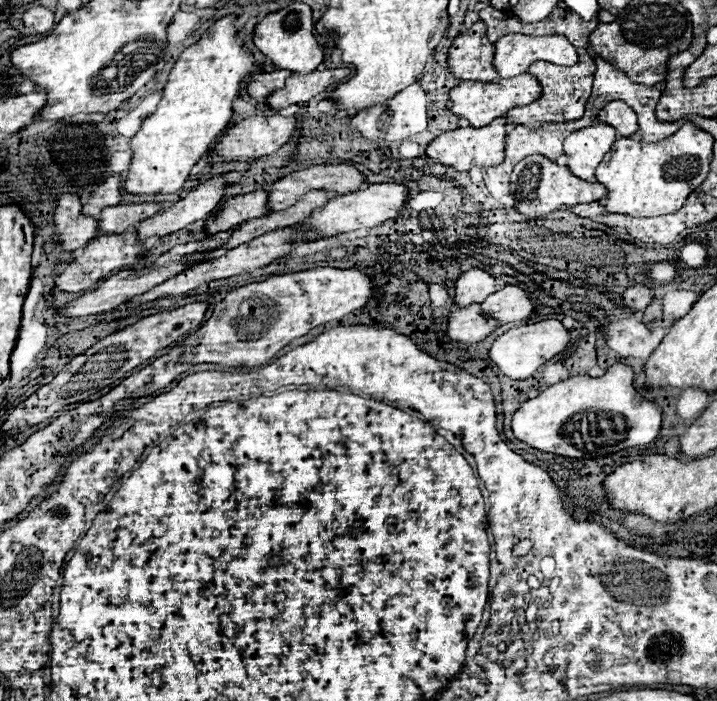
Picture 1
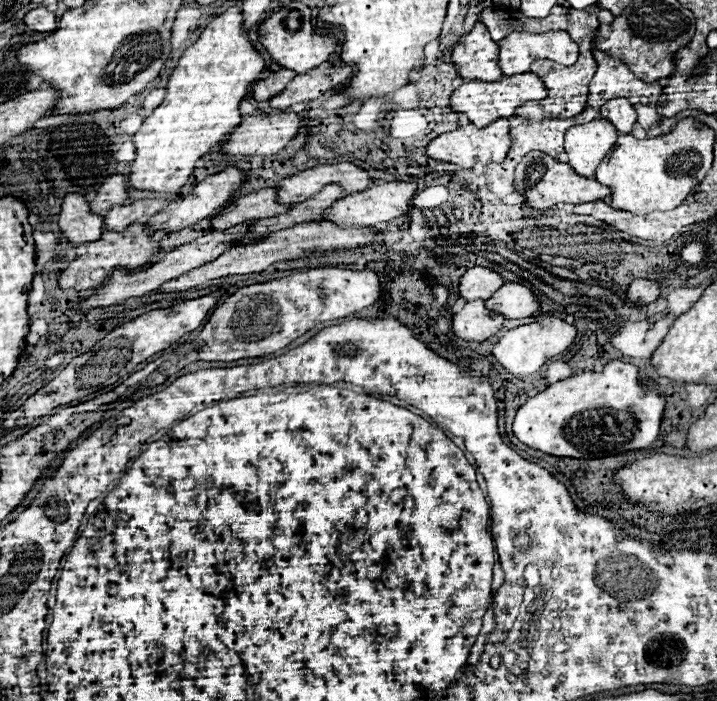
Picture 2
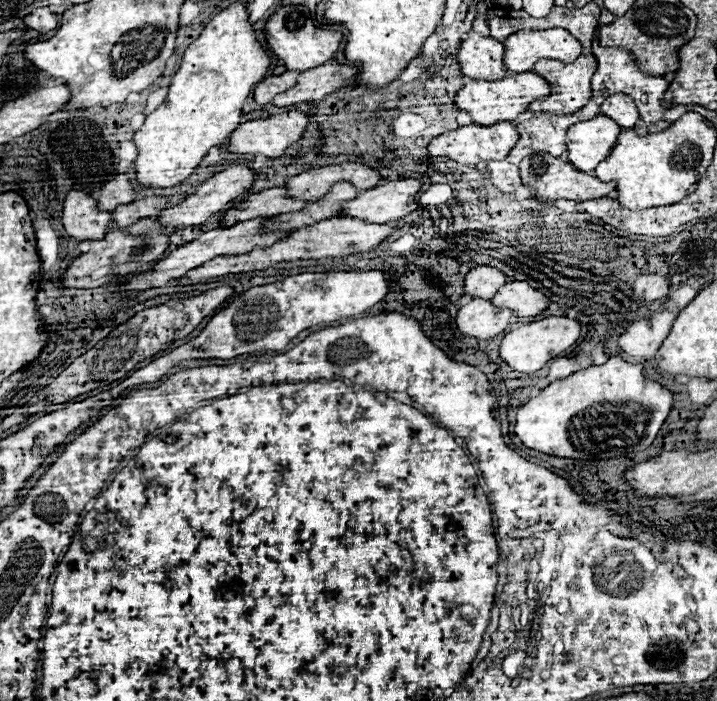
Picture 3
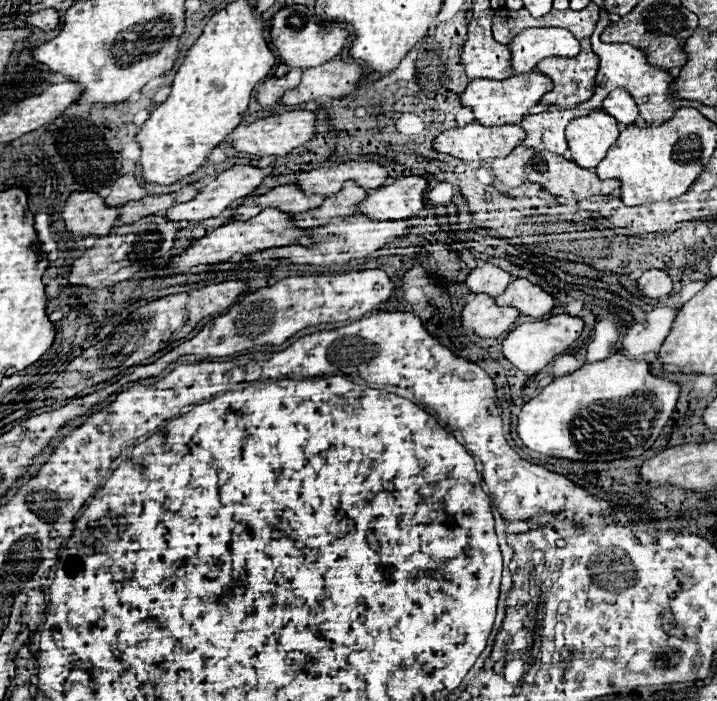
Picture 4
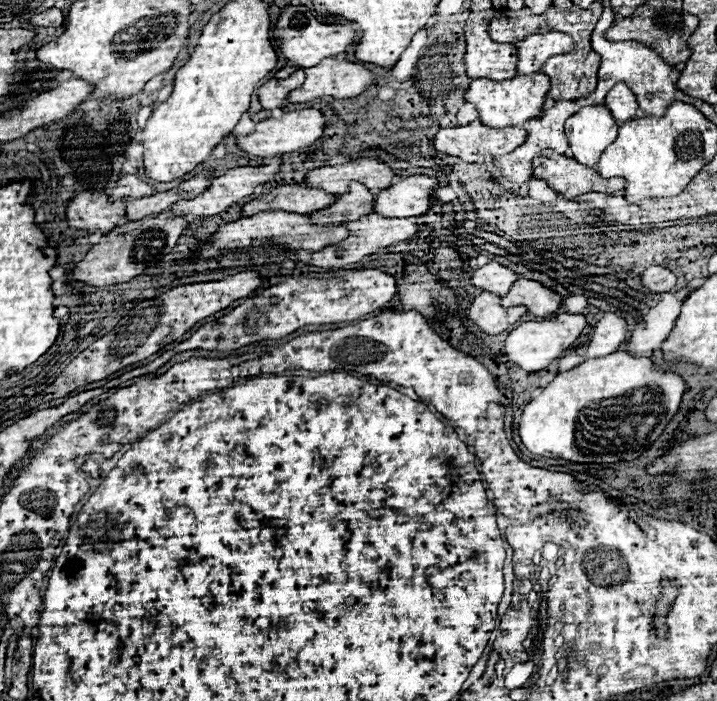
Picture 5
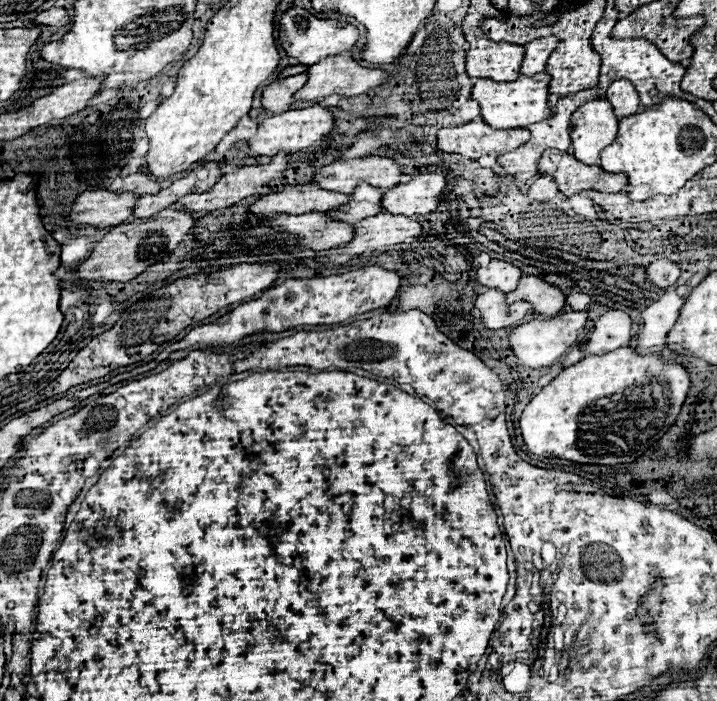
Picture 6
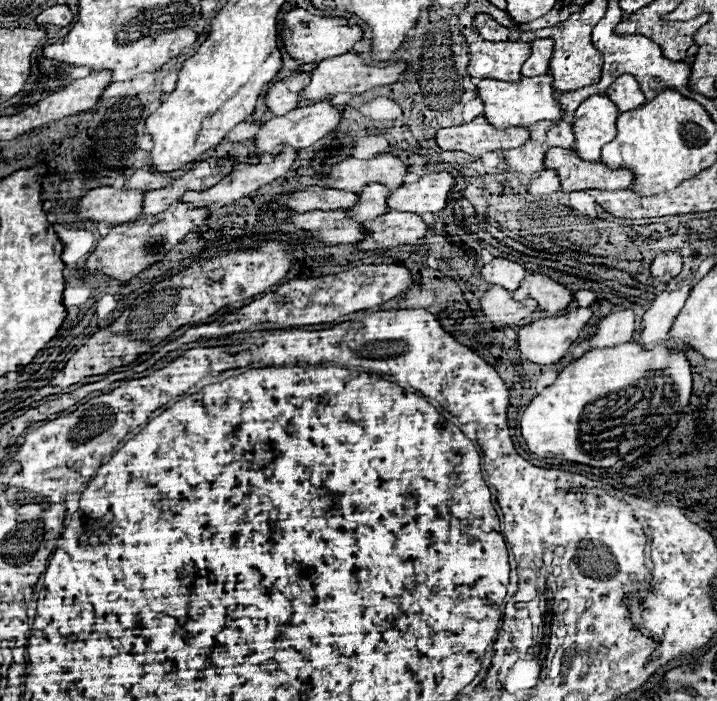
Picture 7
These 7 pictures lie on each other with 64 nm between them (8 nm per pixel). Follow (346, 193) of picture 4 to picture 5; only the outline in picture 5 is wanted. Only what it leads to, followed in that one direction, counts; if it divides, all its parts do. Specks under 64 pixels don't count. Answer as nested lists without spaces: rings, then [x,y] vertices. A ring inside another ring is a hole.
[[[352,182],[348,194],[340,196],[338,202],[334,202],[332,206],[312,212],[310,218],[316,224],[342,224],[342,222],[354,222],[356,218],[368,216],[374,212],[374,198],[376,194],[372,194],[364,184],[360,182]]]

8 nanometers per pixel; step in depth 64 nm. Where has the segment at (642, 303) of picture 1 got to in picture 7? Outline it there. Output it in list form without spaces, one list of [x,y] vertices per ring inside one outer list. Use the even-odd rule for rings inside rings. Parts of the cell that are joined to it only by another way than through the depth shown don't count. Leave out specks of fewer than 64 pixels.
[[[678,252],[660,254],[654,258],[650,270],[652,270],[652,276],[656,276],[660,282],[670,282],[682,270],[682,256]]]

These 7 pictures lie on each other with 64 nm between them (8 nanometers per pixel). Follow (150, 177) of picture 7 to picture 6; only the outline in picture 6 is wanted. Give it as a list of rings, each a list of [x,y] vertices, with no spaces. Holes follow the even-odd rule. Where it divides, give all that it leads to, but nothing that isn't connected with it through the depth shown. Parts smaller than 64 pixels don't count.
[[[130,174],[124,178],[124,186],[118,192],[136,192],[138,196],[154,194],[160,190],[158,180],[150,178],[148,174]]]

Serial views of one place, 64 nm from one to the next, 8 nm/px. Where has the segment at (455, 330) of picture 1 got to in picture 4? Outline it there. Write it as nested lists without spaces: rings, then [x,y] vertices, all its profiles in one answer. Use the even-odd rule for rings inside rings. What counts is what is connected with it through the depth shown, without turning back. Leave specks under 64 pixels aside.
[[[476,294],[476,298],[464,306],[462,326],[480,338],[496,338],[508,332],[518,316],[520,312],[516,308],[500,308],[492,296]]]

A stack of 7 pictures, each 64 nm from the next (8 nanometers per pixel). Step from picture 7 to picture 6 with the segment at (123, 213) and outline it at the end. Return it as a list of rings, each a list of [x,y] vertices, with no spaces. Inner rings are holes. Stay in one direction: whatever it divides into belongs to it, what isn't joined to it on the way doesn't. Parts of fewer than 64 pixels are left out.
[[[92,190],[82,192],[70,210],[72,224],[90,224],[98,228],[112,228],[124,222],[130,222],[134,204],[134,192],[110,192],[110,190]]]

